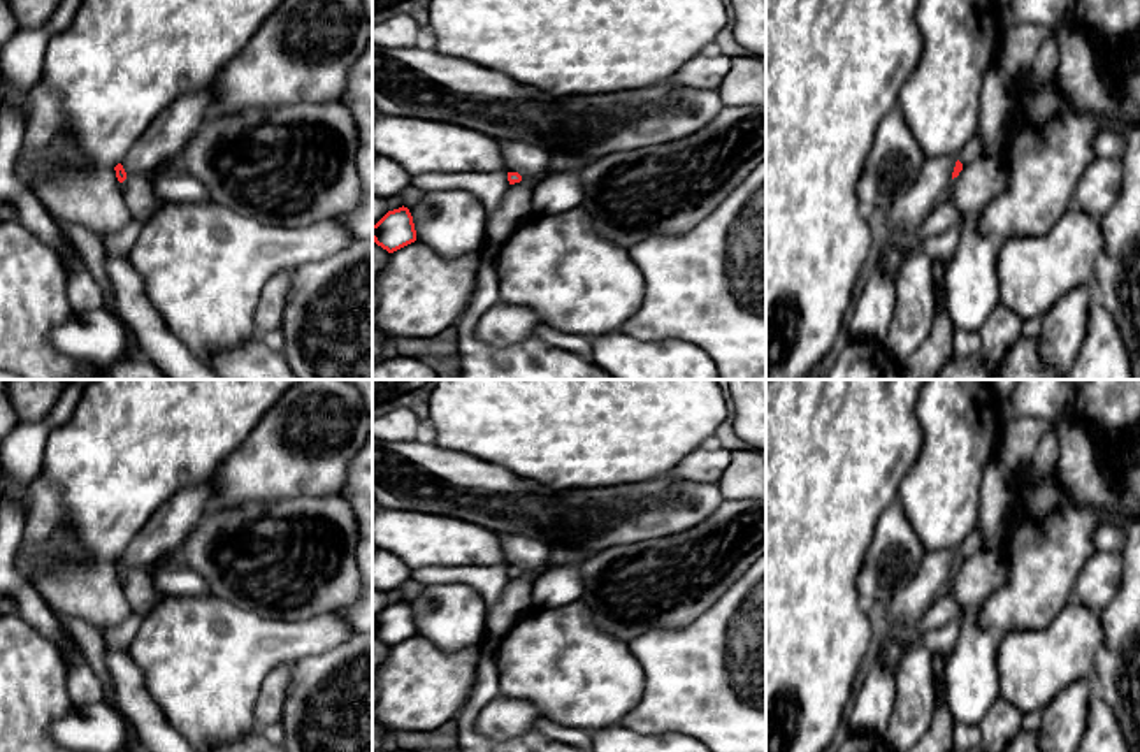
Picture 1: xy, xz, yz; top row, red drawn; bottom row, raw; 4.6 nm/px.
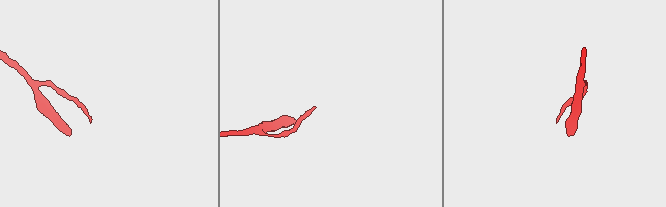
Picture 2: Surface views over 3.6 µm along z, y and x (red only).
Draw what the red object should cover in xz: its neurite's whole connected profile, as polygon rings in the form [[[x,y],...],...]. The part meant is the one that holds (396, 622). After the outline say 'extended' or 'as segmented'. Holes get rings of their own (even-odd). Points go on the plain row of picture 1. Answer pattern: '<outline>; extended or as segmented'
[[[408,601],[388,604],[376,618],[372,618],[372,634],[393,647],[416,634],[413,610]]]; as segmented

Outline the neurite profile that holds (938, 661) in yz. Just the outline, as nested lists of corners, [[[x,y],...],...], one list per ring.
[[[940,654],[931,655],[931,659],[933,659],[934,691],[936,691],[936,705],[942,699],[942,685],[945,683],[943,682],[943,671],[945,671],[947,657],[949,657],[949,654],[945,654],[945,655],[940,655]]]

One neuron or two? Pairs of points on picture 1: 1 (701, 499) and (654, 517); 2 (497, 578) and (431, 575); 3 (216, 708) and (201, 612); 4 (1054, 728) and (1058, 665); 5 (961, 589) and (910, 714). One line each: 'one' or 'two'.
1: one
2: one
3: one
4: one
5: two

